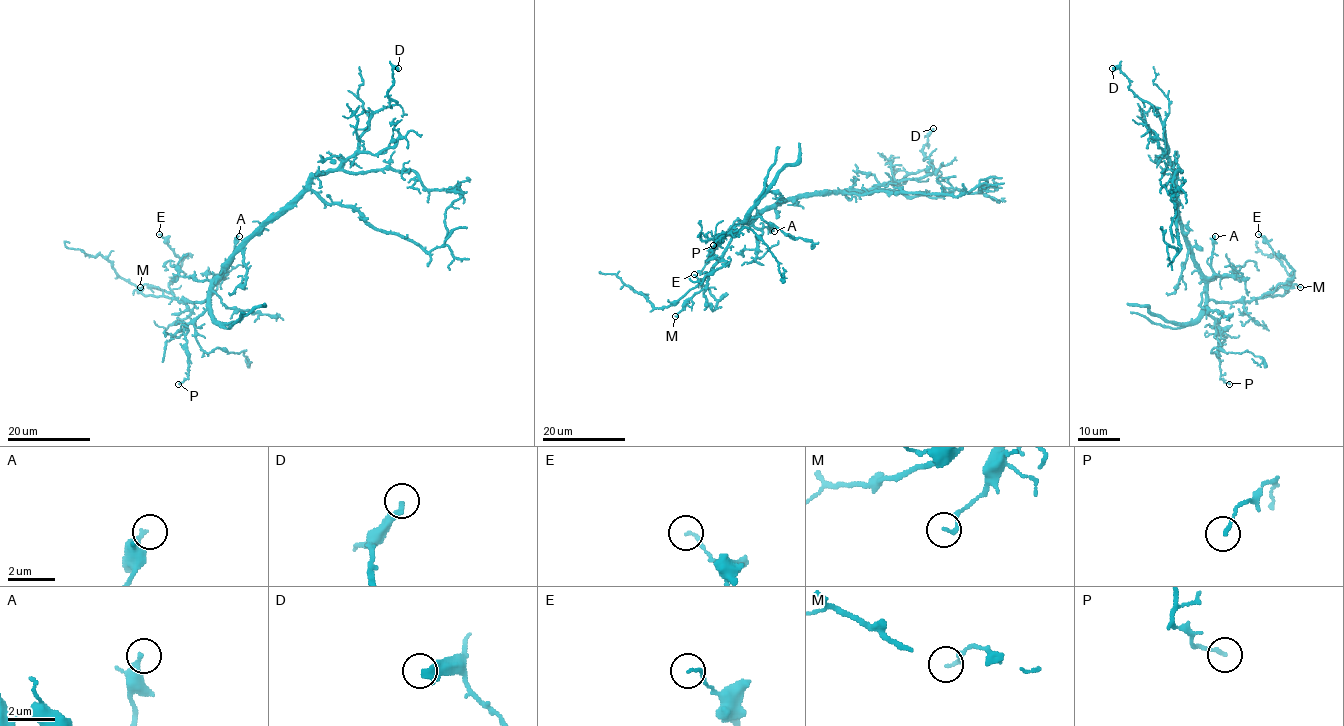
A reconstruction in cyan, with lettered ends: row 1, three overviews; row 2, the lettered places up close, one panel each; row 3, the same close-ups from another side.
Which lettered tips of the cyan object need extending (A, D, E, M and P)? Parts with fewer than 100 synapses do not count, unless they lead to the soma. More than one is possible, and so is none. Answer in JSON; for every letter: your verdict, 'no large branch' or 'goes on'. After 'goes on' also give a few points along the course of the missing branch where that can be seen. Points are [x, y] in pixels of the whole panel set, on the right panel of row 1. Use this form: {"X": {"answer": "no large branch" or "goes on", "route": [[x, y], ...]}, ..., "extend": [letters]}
{"A": {"answer": "no large branch"}, "D": {"answer": "no large branch"}, "E": {"answer": "no large branch"}, "M": {"answer": "no large branch"}, "P": {"answer": "no large branch"}, "extend": []}

